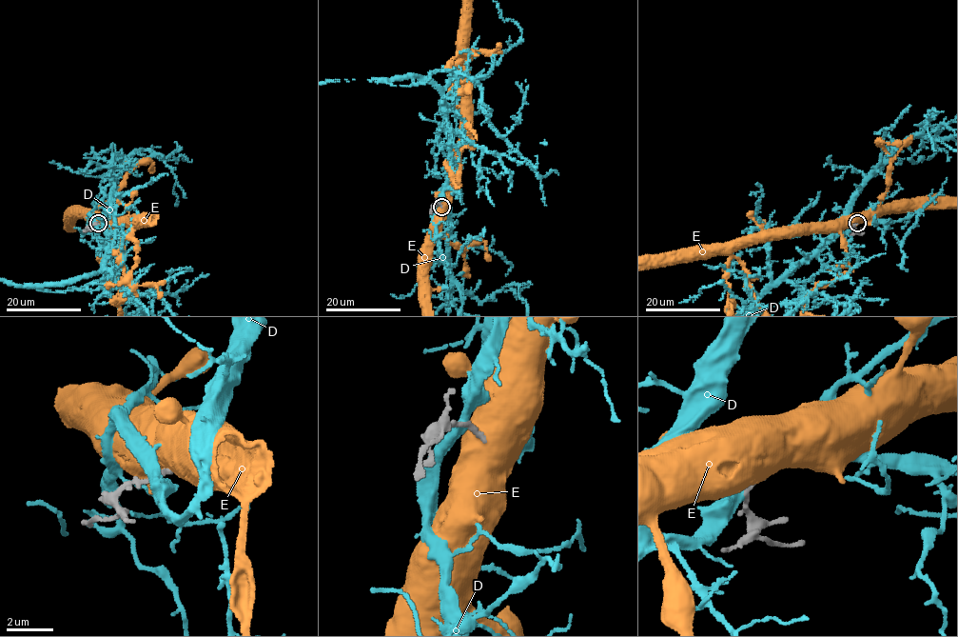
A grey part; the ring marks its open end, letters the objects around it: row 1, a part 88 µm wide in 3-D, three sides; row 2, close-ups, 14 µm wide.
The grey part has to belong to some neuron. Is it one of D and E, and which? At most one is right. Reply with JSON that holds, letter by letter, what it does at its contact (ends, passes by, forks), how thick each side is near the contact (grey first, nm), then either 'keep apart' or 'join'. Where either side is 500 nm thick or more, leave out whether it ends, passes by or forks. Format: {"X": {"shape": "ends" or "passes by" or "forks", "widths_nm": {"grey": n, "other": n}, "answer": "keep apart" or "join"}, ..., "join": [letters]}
{"D": {"shape": "passes by", "widths_nm": {"grey": 280, "other": 460}, "answer": "keep apart"}, "E": {"widths_nm": {"grey": 200, "other": 750}, "answer": "keep apart"}, "join": []}

